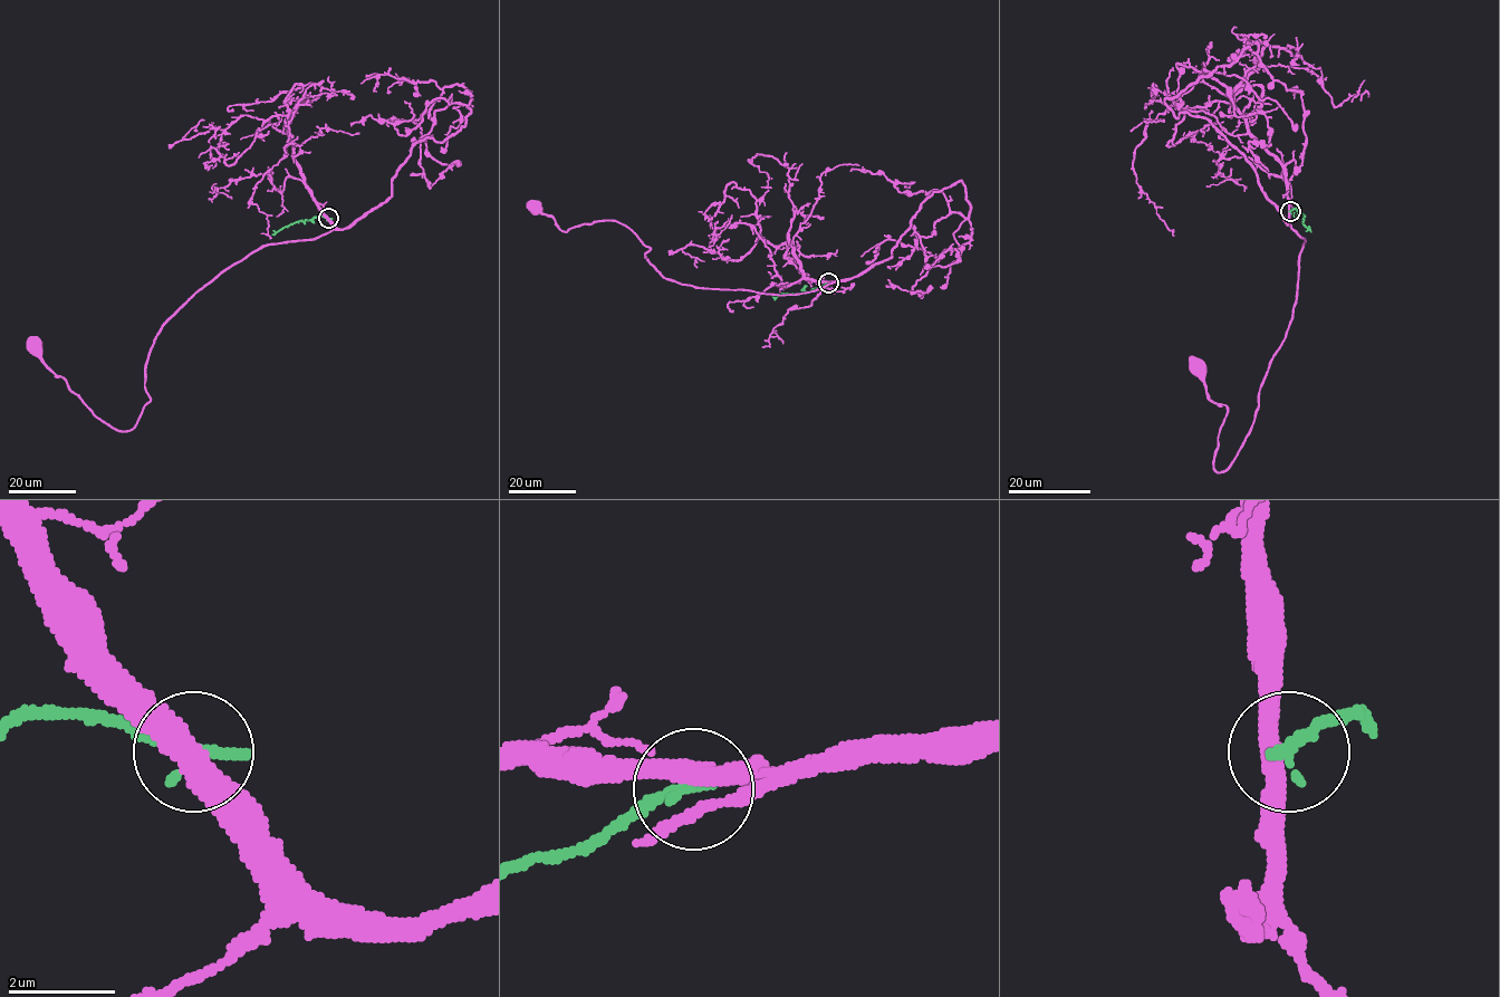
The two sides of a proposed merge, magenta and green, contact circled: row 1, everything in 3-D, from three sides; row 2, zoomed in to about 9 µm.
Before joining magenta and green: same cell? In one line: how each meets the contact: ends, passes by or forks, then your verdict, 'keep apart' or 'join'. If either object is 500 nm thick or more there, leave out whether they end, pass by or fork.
magenta passes by; green ends there; keep apart

